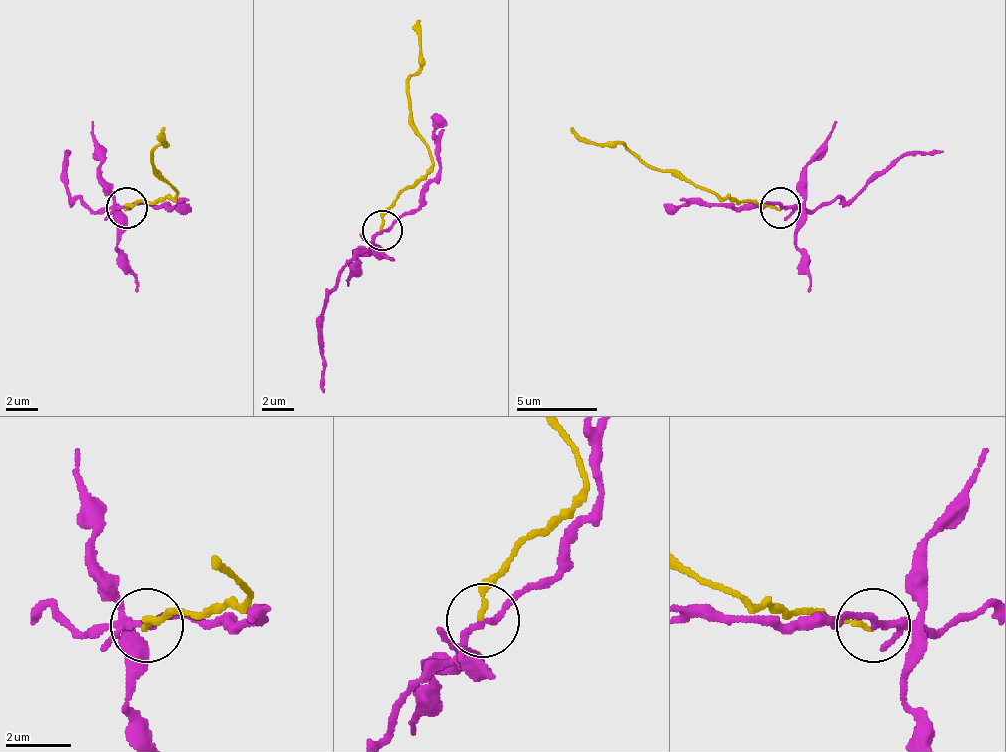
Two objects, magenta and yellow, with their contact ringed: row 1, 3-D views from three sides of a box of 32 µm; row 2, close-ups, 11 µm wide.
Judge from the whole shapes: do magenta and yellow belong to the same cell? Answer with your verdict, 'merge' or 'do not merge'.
do not merge

